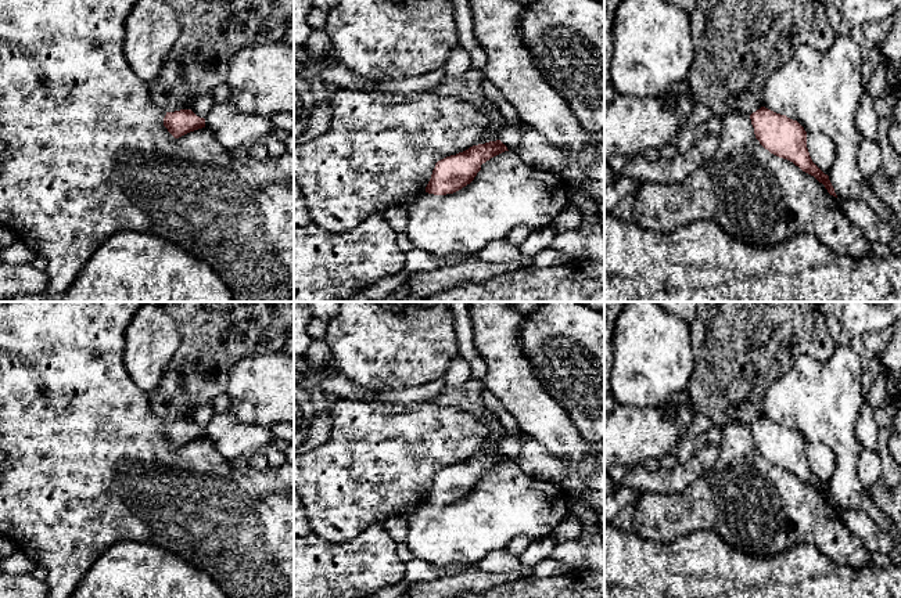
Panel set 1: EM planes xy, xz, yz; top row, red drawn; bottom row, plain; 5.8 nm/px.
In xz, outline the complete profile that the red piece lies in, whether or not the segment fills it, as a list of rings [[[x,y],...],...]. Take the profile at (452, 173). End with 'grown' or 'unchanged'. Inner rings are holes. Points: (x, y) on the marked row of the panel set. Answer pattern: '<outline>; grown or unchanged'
[[[496,140],[473,145],[463,152],[438,161],[426,192],[446,195],[462,190],[474,180],[482,163],[505,151],[509,151],[507,147]]]; unchanged

